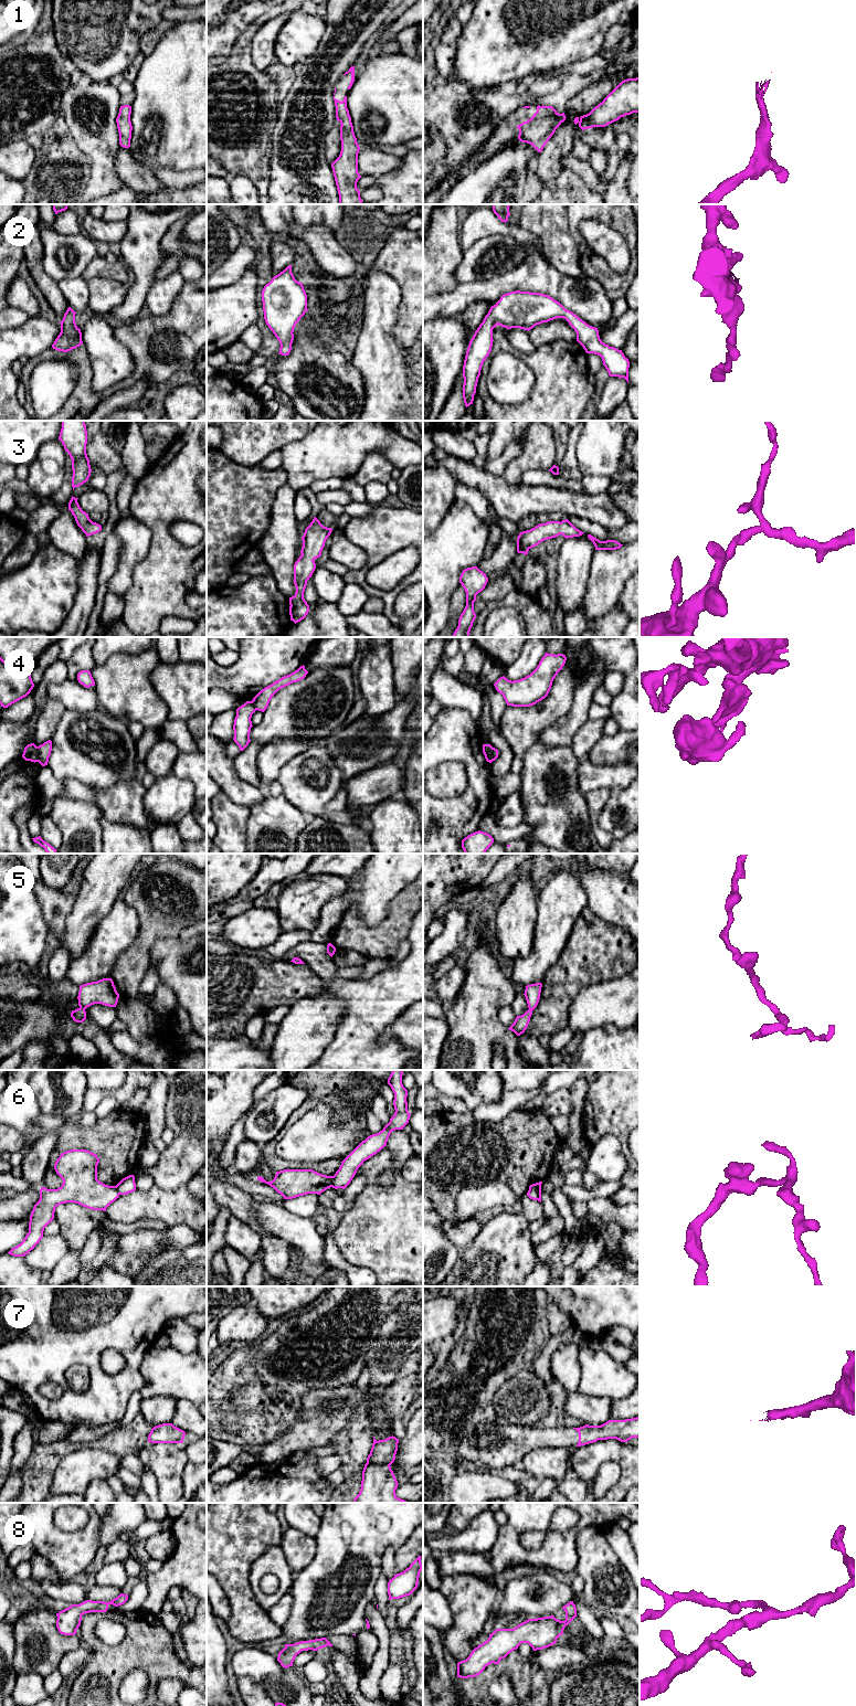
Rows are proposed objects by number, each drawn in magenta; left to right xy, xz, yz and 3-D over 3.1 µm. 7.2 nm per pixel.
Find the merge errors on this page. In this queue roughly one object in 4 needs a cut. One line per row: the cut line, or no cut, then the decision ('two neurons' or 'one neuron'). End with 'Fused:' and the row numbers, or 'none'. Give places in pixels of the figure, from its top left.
1: no cut; one neuron
2: no cut; one neuron
3: no cut; one neuron
4: cut in xy along (37, 746), (38, 761); two neurons
5: no cut; one neuron
6: cut in yz along (529, 1188), (540, 1190); two neurons
7: no cut; one neuron
8: no cut; one neuron
Fused: 4, 6

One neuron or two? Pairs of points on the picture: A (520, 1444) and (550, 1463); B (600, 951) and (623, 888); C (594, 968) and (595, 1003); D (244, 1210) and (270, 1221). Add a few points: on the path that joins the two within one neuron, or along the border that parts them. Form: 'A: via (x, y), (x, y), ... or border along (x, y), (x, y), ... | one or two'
A: border along (557, 1445), (529, 1451), (518, 1465) | two
B: border along (589, 908), (602, 919), (621, 926), (627, 933) | two
C: border along (615, 976), (583, 986), (573, 998) | two
D: border along (252, 1199), (254, 1219), (271, 1233) | two

